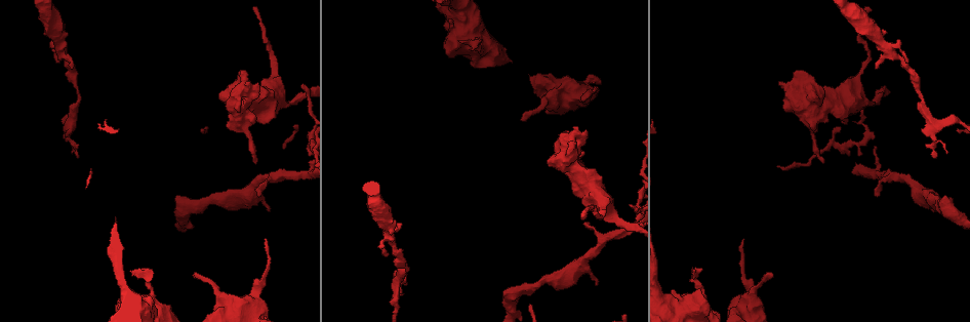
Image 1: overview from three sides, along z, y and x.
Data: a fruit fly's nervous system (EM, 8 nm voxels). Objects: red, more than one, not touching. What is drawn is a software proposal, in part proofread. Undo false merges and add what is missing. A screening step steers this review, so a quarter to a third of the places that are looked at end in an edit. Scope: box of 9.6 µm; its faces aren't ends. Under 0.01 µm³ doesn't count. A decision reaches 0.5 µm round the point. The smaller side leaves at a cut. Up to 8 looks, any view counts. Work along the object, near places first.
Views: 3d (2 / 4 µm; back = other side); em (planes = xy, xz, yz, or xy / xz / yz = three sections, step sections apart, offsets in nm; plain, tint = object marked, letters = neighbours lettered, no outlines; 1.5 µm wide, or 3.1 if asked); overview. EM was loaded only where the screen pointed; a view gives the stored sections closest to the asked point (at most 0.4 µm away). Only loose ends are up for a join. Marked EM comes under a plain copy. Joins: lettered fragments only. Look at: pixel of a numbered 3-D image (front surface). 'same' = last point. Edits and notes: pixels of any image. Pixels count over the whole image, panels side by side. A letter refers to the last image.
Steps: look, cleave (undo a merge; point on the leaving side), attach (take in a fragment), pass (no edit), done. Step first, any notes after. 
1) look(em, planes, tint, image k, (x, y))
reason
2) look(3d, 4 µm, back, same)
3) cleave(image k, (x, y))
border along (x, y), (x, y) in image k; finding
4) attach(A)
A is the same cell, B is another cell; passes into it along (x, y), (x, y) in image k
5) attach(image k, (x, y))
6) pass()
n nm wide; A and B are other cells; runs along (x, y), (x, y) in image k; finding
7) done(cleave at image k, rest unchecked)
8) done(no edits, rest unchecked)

look(3d, 2 µm, image 1, (266, 238))

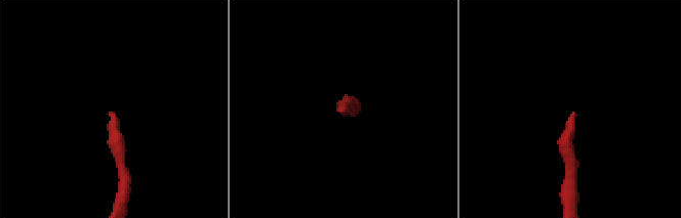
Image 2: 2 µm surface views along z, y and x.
look(em, planes, letters, image 2, (112, 112))
shape alone is not enough

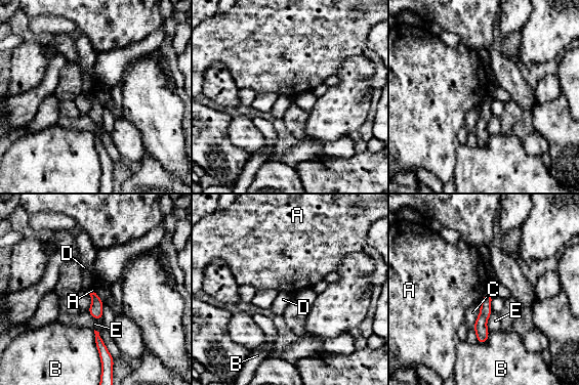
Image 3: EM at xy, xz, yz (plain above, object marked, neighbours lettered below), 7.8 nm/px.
pass()
C touches over 300 nm; A, B, C, D and E are other cells; border along (487, 292), (480, 303) in image 3; none of them fits

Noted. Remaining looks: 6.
look(3d, 2 µm, image 1, (890, 176))
sharp bend

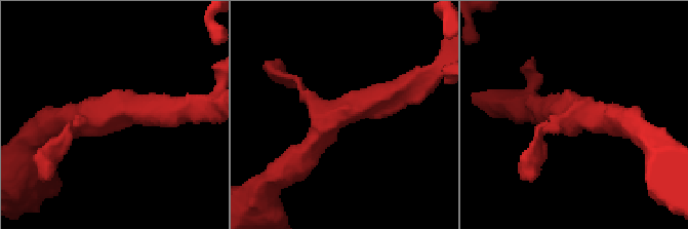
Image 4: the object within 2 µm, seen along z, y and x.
look(em, xy, step 4, tint, image 4, (581, 112))
need the tissue

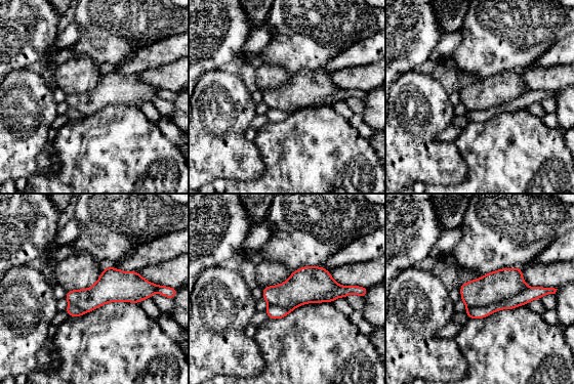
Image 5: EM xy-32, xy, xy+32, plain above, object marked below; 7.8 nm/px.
look(em, planes, letters, same)
cut it another way

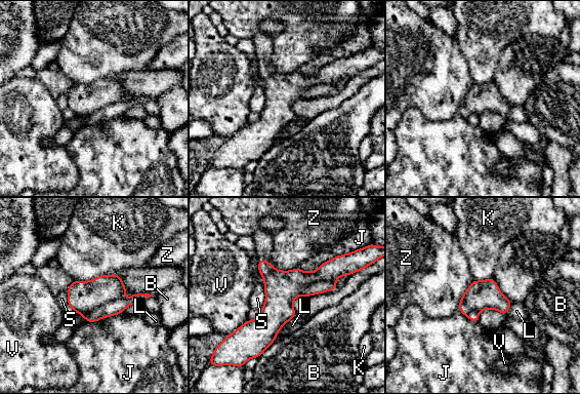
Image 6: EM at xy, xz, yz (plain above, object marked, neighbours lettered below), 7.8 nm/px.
pass()
220 nm wide; B, J, K, L, S, V and Z are other cells; border along (117, 272), (74, 281) in image 6; one neuron here

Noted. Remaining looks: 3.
look(3d, 4 µm, image 1, (876, 69))
free end

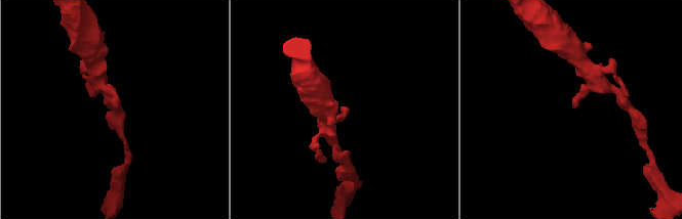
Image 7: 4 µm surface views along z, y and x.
look(em, planes, letters, image 7, (349, 108))

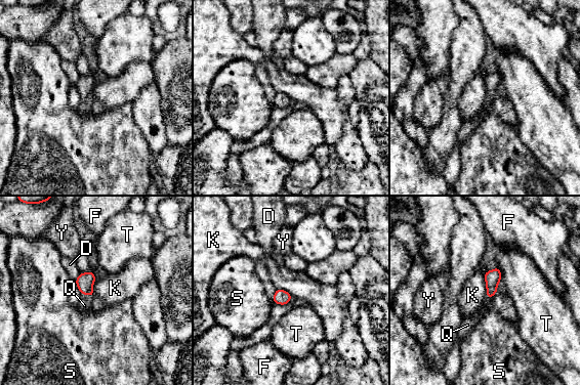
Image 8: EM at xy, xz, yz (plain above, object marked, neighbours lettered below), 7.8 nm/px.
attach(Q)
Q is the same cell, D, F, K, S, T and Y are other cells; passes into it along (85, 282), (86, 293), (84, 305) in image 8; it goes on there

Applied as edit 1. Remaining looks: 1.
done(attach at image 8, rest unchecked)

